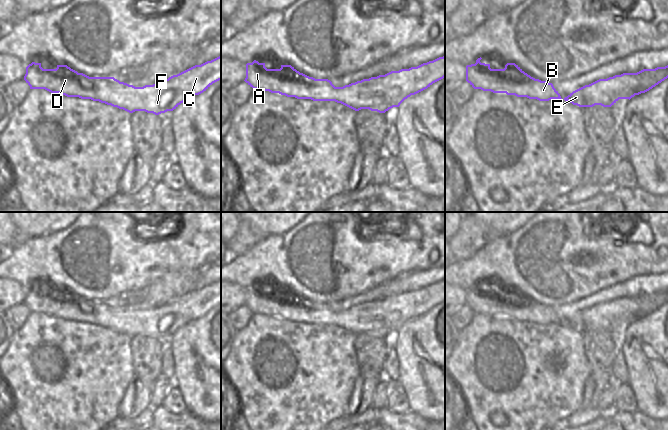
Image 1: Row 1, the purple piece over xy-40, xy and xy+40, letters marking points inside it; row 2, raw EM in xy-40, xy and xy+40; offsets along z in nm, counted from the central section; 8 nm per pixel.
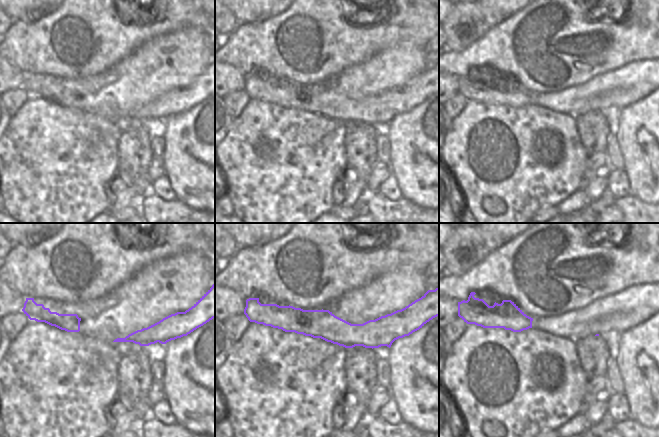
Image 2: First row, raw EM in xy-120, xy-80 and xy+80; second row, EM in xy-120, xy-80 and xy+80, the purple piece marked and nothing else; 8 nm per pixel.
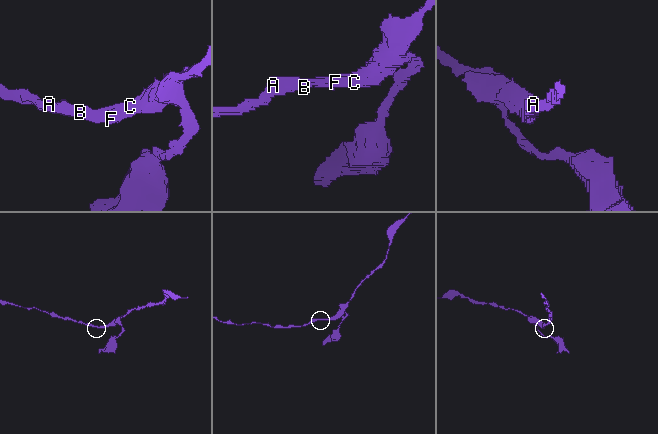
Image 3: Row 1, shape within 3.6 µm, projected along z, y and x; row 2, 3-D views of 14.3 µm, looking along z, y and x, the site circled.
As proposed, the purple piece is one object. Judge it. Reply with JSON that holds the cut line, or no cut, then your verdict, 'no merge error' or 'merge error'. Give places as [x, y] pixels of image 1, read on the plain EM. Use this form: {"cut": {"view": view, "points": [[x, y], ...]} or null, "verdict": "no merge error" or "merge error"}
{"cut": null, "verdict": "no merge error"}

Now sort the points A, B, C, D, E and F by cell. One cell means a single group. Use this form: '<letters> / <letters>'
A B C D E F

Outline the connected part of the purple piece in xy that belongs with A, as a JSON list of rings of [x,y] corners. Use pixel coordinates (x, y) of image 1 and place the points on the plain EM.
[[[445,280],[417,291],[391,295],[385,299],[363,303],[343,311],[335,311],[328,303],[315,303],[291,289],[267,293],[254,284],[246,288],[245,306],[253,313],[279,317],[297,323],[335,325],[355,335],[369,333],[385,337],[433,307],[445,301]]]

